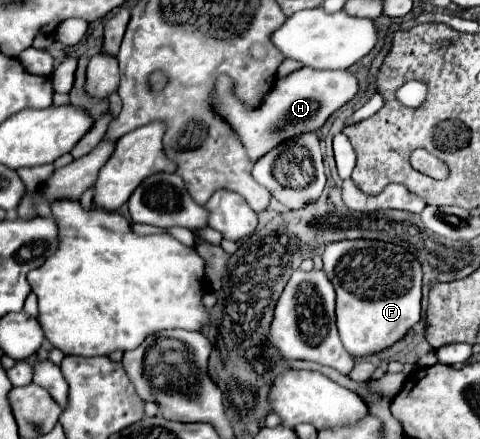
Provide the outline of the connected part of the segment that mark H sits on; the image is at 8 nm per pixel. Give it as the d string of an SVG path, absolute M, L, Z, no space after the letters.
M300 68L298 72L275 82L272 90L262 100L260 108L248 110L232 96L232 82L230 78L222 76L216 82L214 90L214 106L216 112L226 116L230 126L236 134L240 134L242 144L246 146L252 160L258 160L260 154L270 152L278 142L292 138L294 134L302 134L302 130L318 130L326 118L344 106L358 90L358 80L348 70L312 70Z

